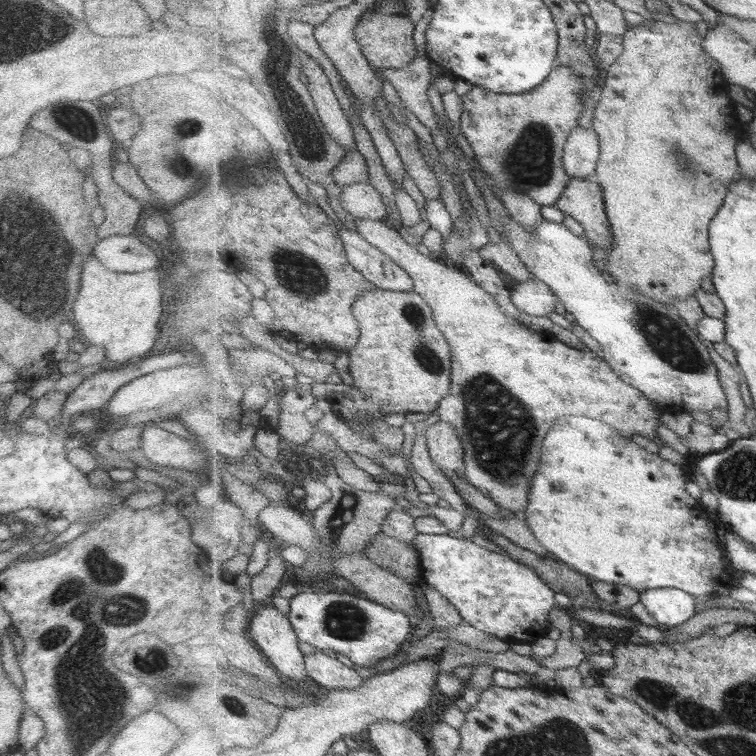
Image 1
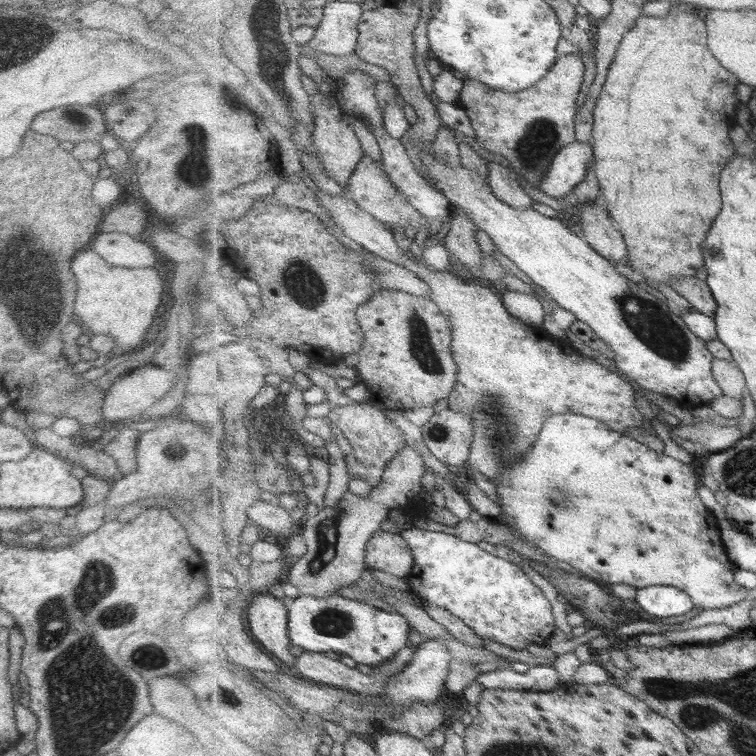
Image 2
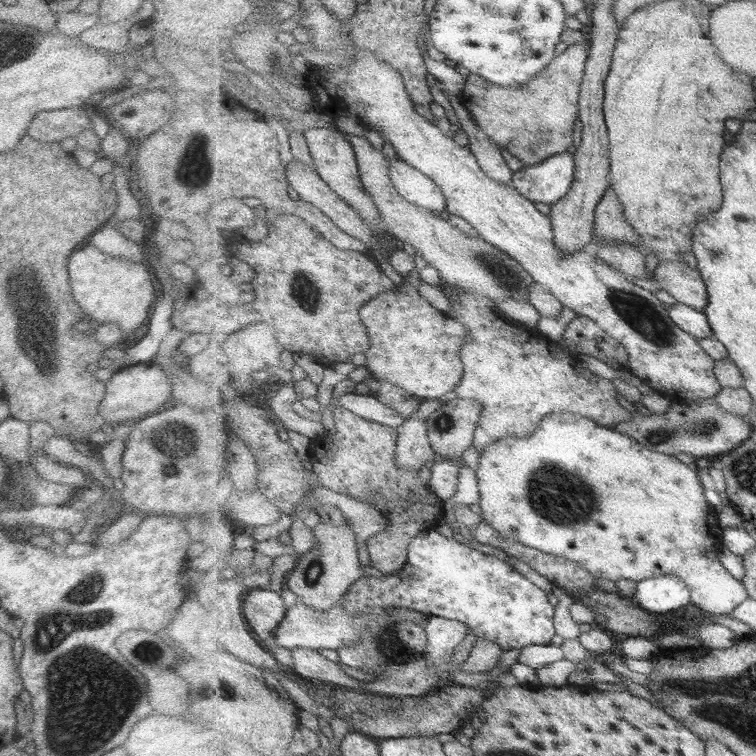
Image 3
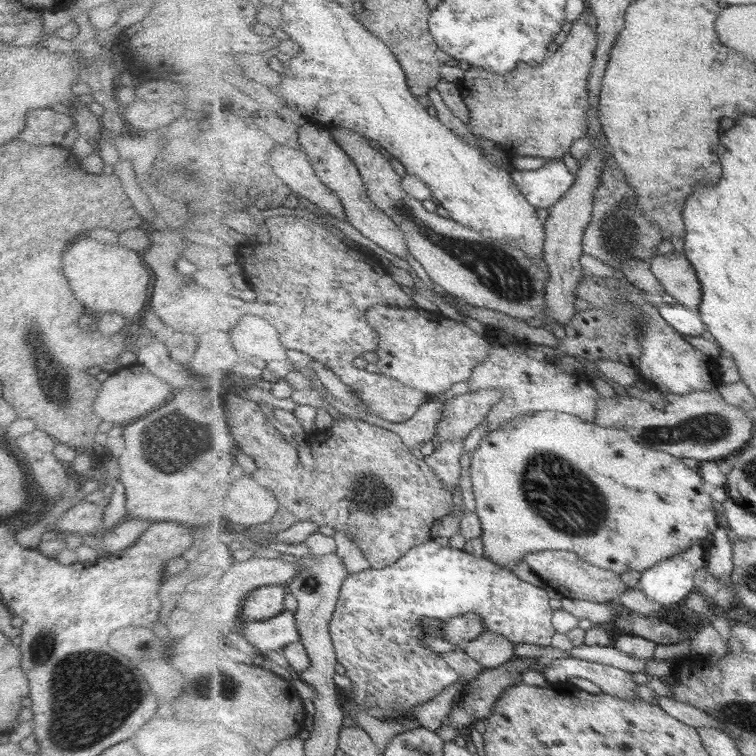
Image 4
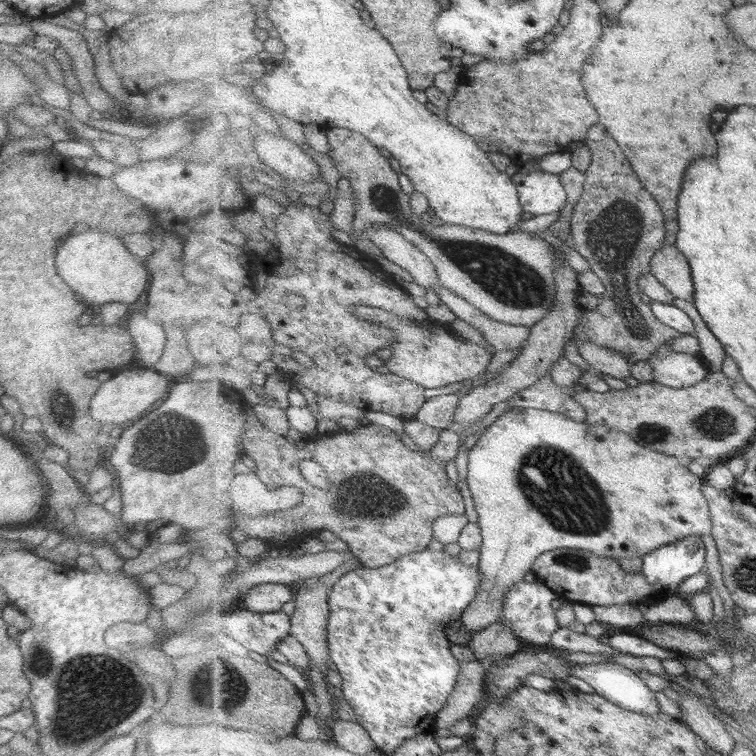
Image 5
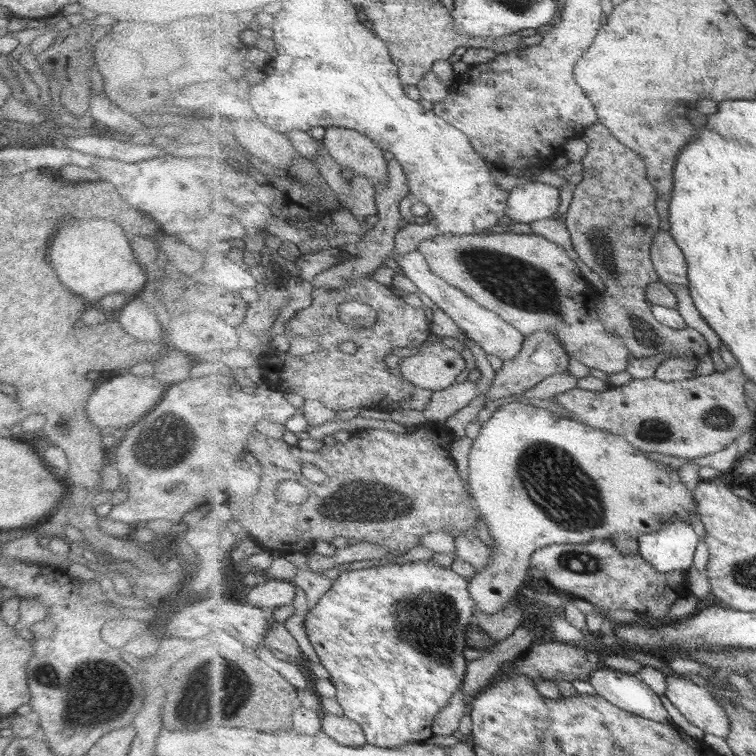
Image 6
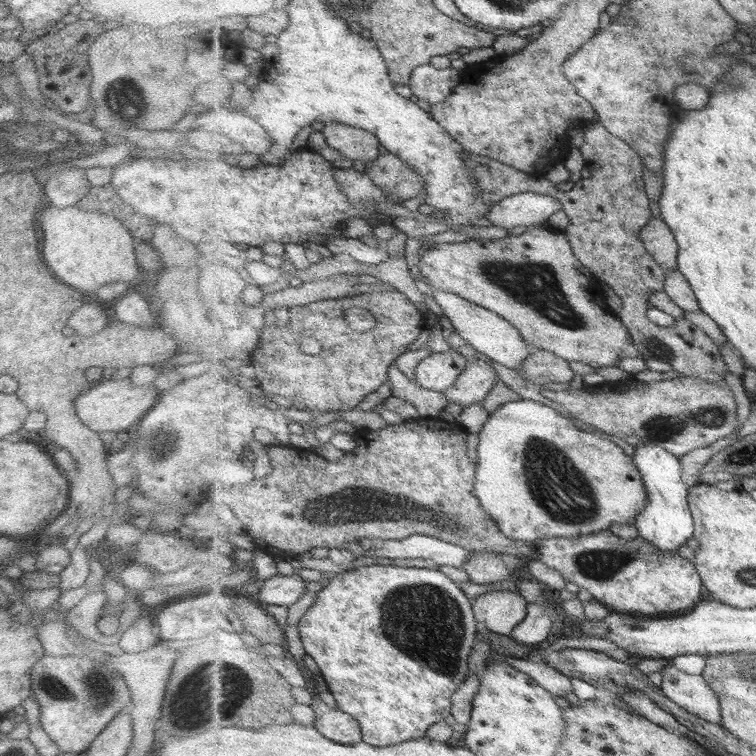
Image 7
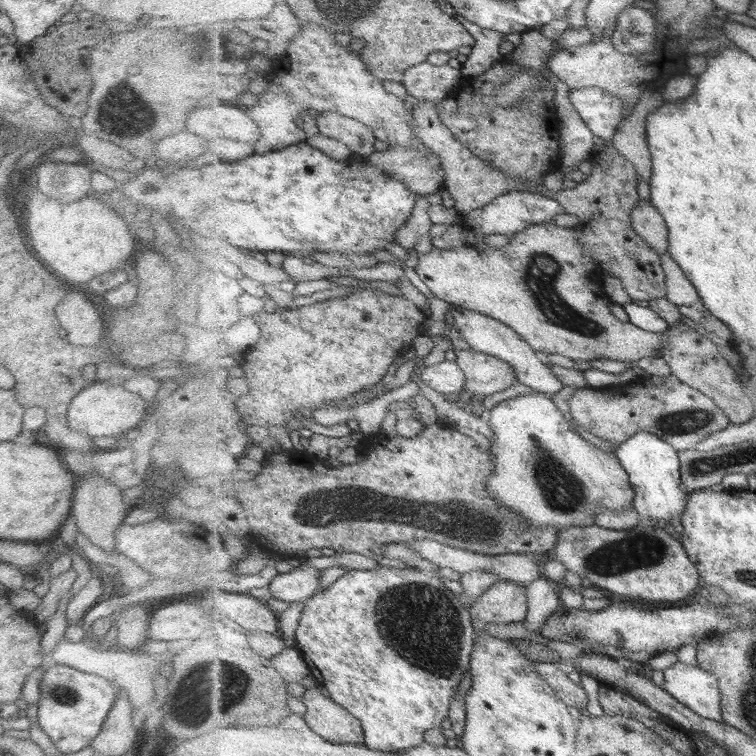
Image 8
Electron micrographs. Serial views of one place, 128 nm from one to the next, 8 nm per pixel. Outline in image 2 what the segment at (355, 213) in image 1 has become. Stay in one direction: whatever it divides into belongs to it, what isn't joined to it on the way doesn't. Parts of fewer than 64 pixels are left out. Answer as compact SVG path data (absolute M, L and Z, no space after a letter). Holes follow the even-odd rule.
M367 154L363 155L356 171L350 178L347 196L391 229L415 228L418 231L422 224L427 221L408 199L395 188L394 182L384 169L384 165Z

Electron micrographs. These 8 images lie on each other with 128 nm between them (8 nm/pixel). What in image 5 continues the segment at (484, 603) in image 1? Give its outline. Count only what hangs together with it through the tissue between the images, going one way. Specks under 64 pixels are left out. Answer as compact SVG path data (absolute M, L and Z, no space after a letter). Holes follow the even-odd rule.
M427 549L423 552L408 554L397 560L397 562L376 569L365 566L355 567L346 572L345 576L335 584L335 588L330 592L330 617L327 625L328 645L331 650L330 660L336 665L338 674L342 677L342 694L356 715L356 722L369 733L371 739L377 744L382 753L395 754L407 740L419 735L433 735L437 732L437 713L447 706L449 697L457 686L461 663L457 662L457 660L443 660L443 638L433 638L433 632L443 634L445 626L449 626L451 622L461 619L466 608L471 604L471 600L478 596L478 590L481 585L482 573L478 566L467 566L466 563L461 561L459 555L451 557L445 551ZM538 580L534 583L529 583L526 581L518 582L515 585L512 585L510 591L507 593L506 599L504 600L504 609L503 616L499 621L505 623L523 642L527 647L543 647L550 646L551 639L553 638L554 632L561 630L561 626L558 623L558 616L551 602L553 600L559 600L558 594L551 590L550 586L547 586L545 583ZM419 640L421 642L427 640L429 642L427 648L437 648L437 650L421 650L421 648L425 648L425 644L417 646Z

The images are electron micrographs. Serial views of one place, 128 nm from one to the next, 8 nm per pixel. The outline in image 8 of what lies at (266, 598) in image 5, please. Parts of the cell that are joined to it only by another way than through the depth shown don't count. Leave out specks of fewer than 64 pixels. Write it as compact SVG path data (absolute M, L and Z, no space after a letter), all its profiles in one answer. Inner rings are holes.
M304 562L287 573L281 573L269 586L271 596L285 602L306 602L321 588L321 570Z

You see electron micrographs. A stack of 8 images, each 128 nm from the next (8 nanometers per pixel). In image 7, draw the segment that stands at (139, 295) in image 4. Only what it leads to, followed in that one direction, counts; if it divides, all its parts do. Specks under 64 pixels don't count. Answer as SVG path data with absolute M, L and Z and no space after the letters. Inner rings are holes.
M45 206L39 214L39 226L43 234L41 254L45 264L53 270L55 278L81 290L81 294L95 292L99 286L109 282L127 282L134 286L139 280L141 270L135 262L135 238L113 215L87 212L75 206L63 210Z

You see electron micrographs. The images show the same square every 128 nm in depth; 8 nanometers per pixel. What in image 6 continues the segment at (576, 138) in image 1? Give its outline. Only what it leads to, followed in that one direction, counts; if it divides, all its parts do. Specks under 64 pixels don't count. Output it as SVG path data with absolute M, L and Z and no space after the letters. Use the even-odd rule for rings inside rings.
M528 182L510 192L506 215L515 223L531 224L556 216L561 204L559 189L543 182Z

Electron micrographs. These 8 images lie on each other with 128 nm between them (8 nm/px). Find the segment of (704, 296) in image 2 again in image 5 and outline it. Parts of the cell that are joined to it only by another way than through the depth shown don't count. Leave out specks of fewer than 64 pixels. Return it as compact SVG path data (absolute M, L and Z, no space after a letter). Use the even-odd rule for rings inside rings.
M666 244L655 254L652 273L676 298L695 302L695 282L687 256L676 245Z

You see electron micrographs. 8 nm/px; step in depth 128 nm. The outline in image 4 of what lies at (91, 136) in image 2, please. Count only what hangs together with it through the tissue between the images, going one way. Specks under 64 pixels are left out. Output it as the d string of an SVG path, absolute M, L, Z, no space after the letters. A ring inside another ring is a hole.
M39 107L27 110L23 130L16 138L31 146L59 145L70 128L76 128L75 121L71 121L71 115Z

